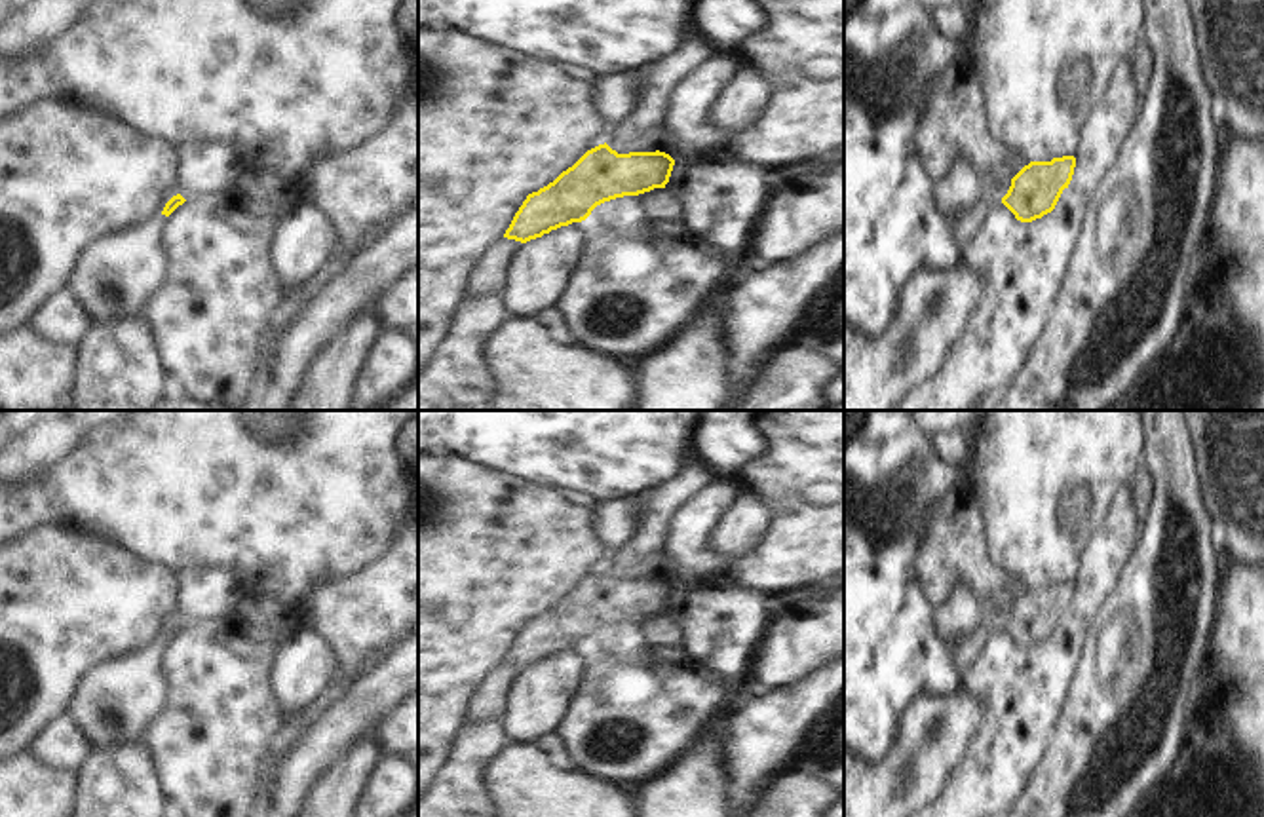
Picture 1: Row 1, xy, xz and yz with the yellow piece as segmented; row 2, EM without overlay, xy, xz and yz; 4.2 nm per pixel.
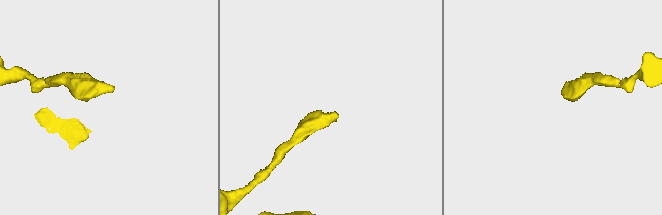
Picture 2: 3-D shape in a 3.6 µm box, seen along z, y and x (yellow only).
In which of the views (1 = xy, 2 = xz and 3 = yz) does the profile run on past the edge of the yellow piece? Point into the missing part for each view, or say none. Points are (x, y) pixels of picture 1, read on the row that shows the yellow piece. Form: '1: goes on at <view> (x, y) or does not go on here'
1: does not go on here
2: does not go on here
3: does not go on here

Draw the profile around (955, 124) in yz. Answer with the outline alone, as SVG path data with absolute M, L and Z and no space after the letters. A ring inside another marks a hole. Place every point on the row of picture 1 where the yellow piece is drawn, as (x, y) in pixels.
M973 61L948 74L943 87L929 99L918 133L922 163L931 182L941 180L962 156L1002 198L1011 180L1002 177L1005 146L986 124L983 87Z

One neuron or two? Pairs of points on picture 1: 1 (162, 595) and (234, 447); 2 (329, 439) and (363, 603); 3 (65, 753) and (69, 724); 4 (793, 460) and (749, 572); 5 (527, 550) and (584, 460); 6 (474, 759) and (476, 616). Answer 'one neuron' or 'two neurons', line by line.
1: two neurons
2: two neurons
3: one neuron
4: one neuron
5: two neurons
6: two neurons

